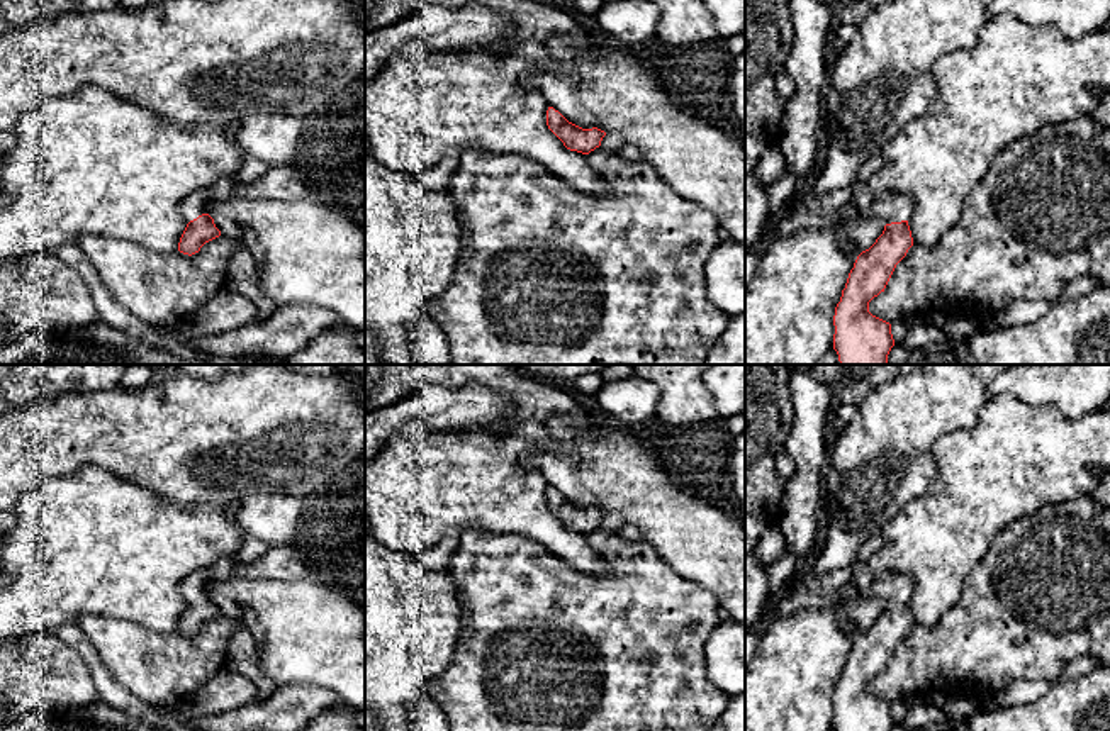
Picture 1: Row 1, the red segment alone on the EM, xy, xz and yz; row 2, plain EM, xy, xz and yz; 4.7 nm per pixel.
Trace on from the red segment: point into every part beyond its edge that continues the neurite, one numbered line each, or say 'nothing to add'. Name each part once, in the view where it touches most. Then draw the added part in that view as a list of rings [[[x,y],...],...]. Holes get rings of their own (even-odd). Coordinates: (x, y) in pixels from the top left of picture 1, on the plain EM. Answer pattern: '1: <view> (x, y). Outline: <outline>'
1: yz (890, 585). Outline: [[[883,572],[869,587],[867,595],[879,597],[886,604],[910,600],[911,578],[898,572]]]

